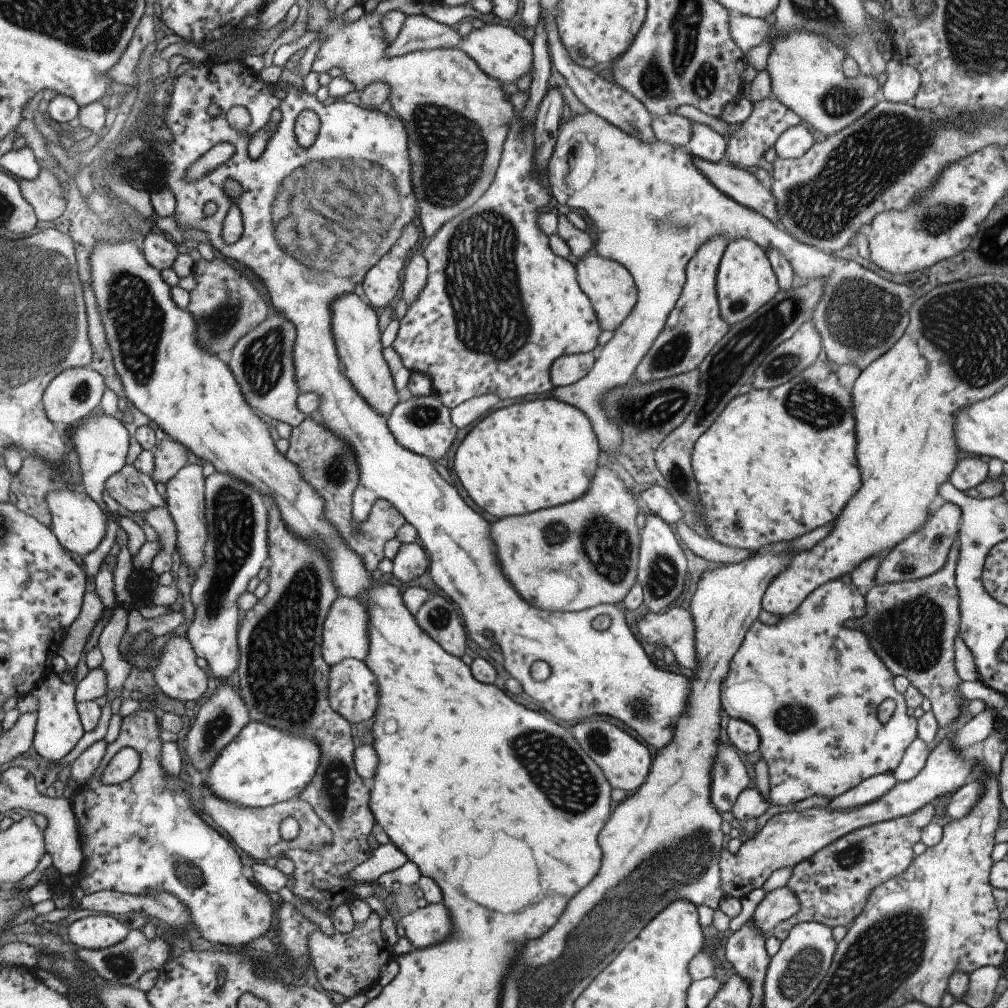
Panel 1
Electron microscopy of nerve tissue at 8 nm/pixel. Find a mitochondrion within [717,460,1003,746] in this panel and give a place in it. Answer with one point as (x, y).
(909, 633)

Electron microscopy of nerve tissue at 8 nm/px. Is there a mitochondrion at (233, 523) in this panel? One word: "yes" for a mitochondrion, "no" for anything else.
yes

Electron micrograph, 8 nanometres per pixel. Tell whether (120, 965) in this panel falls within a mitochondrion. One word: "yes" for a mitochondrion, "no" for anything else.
yes

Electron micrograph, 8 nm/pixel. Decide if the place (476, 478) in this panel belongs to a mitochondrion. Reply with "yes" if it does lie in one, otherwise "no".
no

